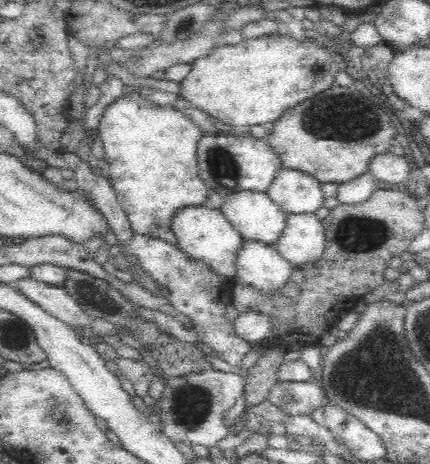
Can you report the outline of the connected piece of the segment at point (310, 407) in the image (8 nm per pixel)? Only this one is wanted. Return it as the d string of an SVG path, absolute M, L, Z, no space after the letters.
M317 380L280 382L270 391L267 400L288 415L311 415L321 406L324 392Z

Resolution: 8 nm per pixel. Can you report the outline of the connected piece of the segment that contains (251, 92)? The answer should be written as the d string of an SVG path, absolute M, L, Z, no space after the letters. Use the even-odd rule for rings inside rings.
M262 36L262 38L244 38L237 44L214 47L206 56L197 58L192 63L189 74L178 83L178 96L184 98L192 107L200 108L218 122L228 126L269 126L276 122L284 112L330 88L338 72L345 70L346 57L333 50L328 50L316 42L291 36Z

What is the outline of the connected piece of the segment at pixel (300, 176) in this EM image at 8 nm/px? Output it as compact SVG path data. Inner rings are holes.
M282 167L266 195L286 214L312 215L324 208L322 184L296 169Z

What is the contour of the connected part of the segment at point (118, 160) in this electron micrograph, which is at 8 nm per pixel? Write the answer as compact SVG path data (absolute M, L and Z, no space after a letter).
M126 90L109 104L99 120L97 130L103 142L104 156L110 163L111 186L130 229L144 237L164 240L170 247L182 250L171 228L173 219L185 209L203 207L211 193L199 176L197 150L204 131L174 106L162 108L150 104L137 90Z

